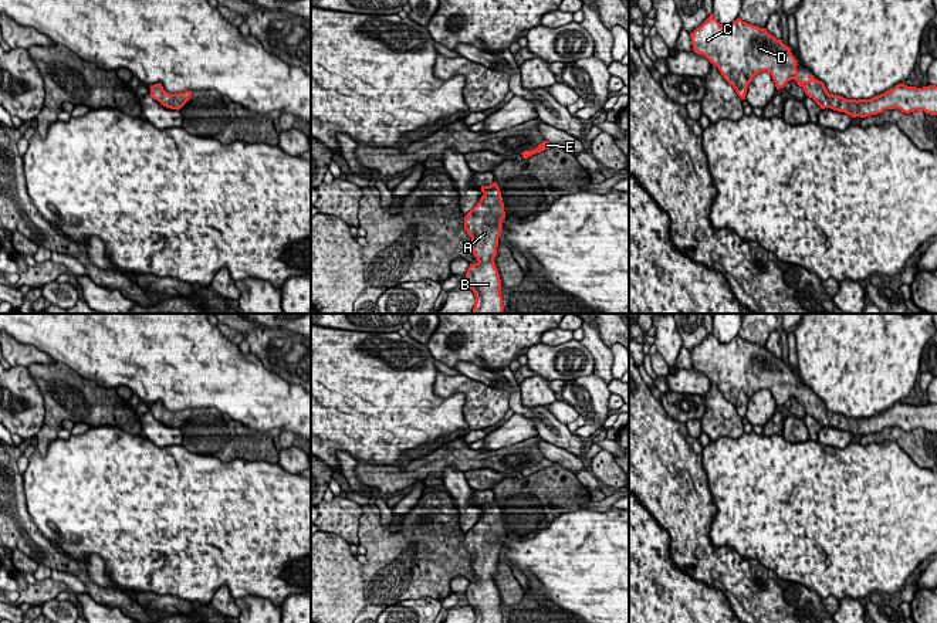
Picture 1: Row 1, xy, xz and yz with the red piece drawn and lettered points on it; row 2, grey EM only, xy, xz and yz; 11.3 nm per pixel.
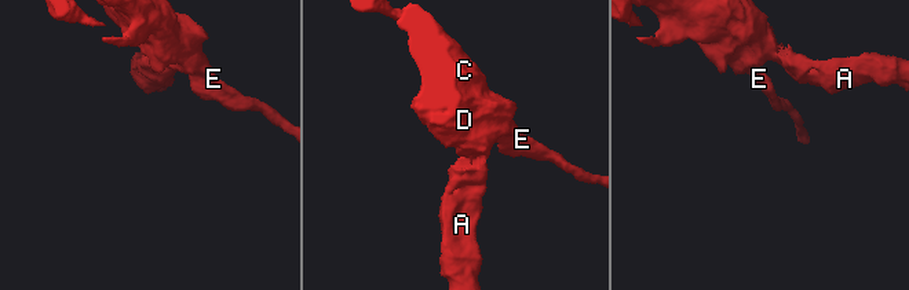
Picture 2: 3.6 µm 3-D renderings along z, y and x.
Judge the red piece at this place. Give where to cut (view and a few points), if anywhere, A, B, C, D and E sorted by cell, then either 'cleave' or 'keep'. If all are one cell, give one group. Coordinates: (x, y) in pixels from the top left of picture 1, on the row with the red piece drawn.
no cut | A B C D E | keep

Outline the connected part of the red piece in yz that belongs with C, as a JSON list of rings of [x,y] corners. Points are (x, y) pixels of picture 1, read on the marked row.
[[[710,14],[690,37],[693,51],[714,64],[741,99],[745,99],[752,78],[767,71],[771,74],[777,89],[795,79],[821,109],[831,108],[853,118],[866,118],[896,108],[904,114],[924,111],[931,116],[937,115],[936,85],[916,88],[899,84],[884,94],[856,101],[829,94],[825,84],[815,79],[813,75],[808,81],[799,81],[798,61],[791,48],[782,40],[771,35],[767,28],[748,24],[740,17],[728,26],[723,26]]]

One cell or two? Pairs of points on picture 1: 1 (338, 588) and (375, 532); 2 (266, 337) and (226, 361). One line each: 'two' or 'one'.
1: two
2: two

